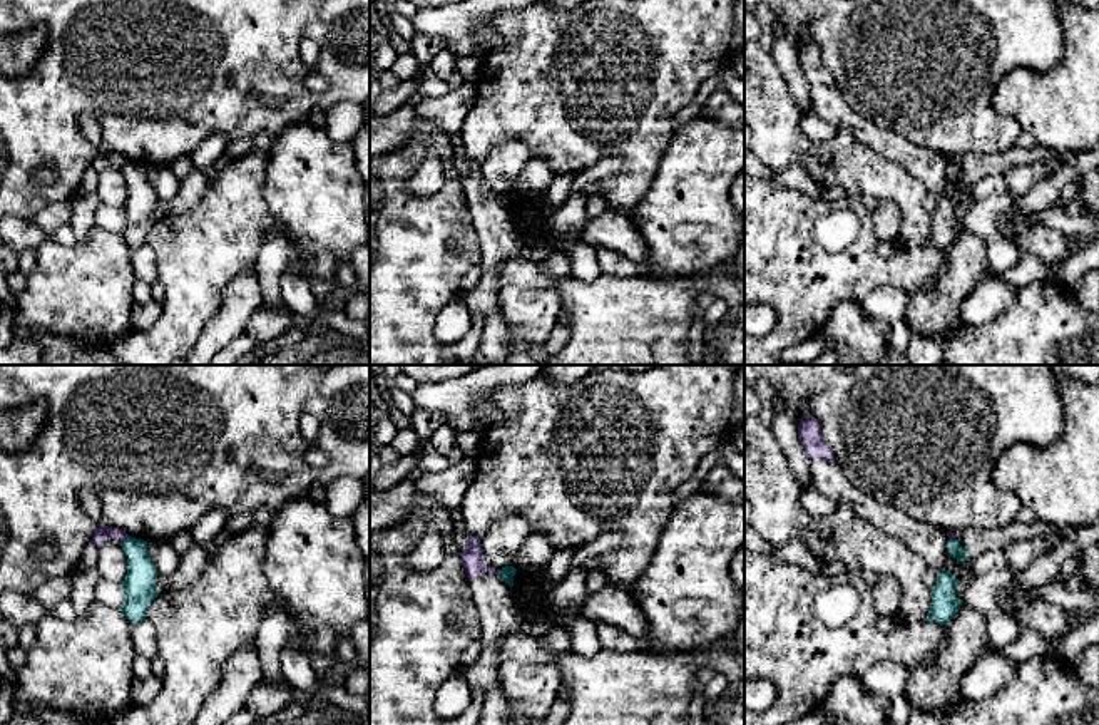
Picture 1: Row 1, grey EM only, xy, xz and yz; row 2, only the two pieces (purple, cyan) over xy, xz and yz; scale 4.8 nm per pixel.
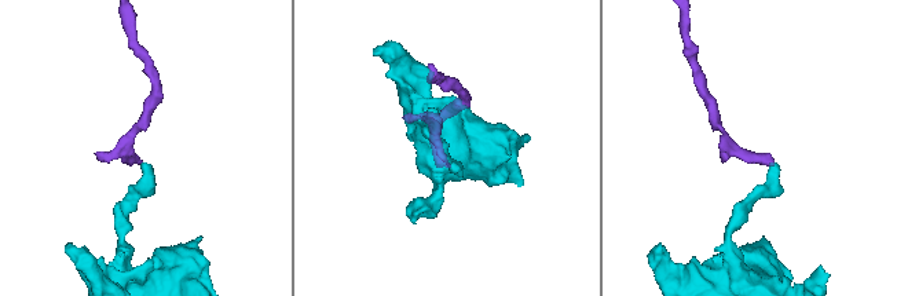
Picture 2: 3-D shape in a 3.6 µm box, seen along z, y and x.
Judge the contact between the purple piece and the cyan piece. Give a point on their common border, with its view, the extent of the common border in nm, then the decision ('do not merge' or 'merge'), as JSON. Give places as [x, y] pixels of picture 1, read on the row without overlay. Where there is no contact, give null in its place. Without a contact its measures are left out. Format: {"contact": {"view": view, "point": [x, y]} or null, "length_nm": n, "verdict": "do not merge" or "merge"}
{"contact": {"view": "xy", "point": [124, 163]}, "length_nm": 60, "verdict": "do not merge"}

